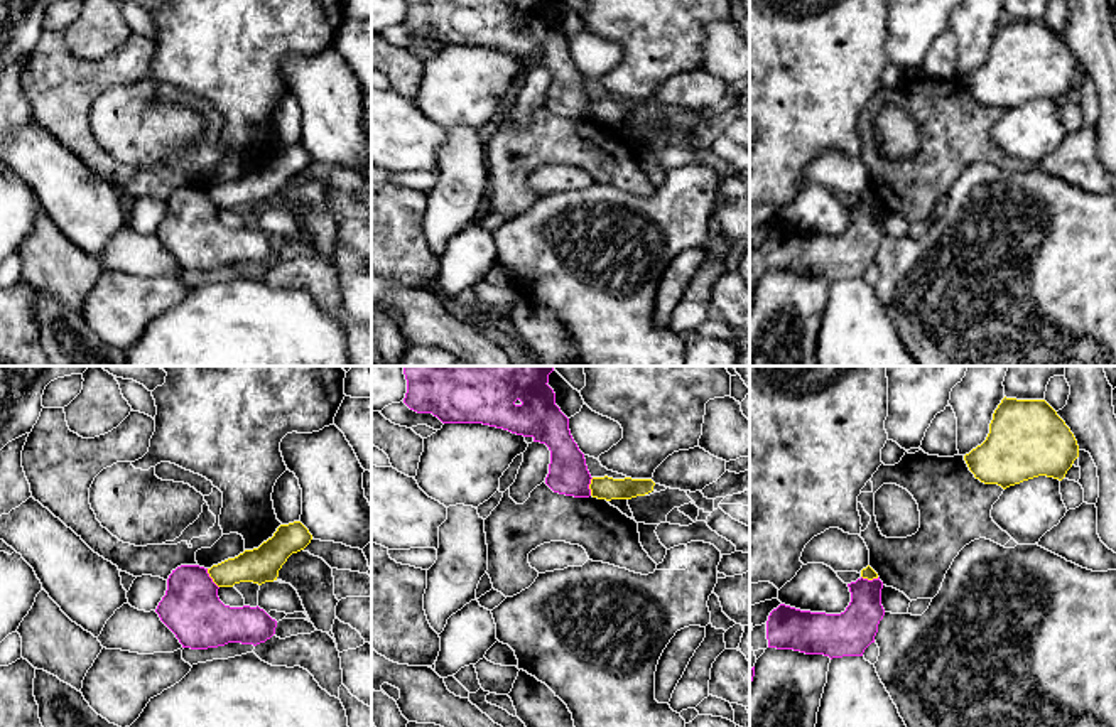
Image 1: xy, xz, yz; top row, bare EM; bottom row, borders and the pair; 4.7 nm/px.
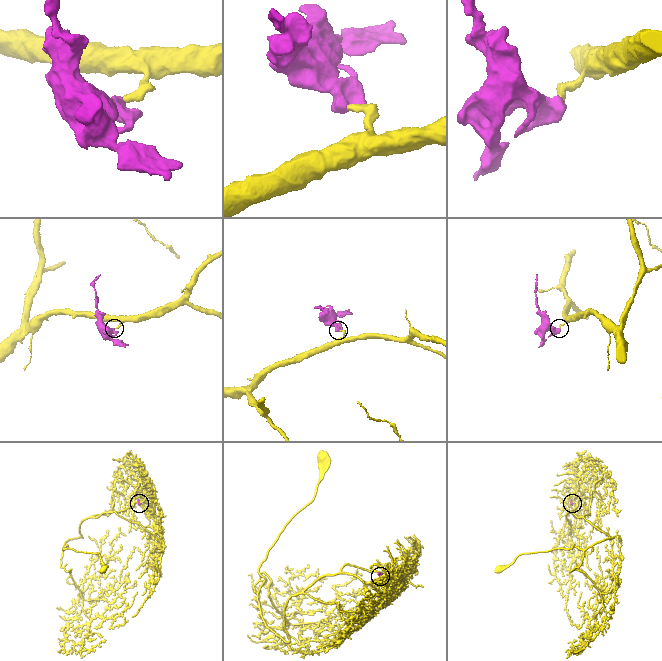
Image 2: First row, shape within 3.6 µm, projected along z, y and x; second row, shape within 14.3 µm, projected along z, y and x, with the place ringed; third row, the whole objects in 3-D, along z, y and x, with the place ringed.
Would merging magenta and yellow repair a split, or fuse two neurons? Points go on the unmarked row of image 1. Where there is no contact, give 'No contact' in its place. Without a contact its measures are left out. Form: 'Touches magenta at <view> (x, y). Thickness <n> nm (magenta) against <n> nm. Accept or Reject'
Touches magenta at xy (211, 201). Thickness 280 nm (magenta) against 170 nm. Reject

